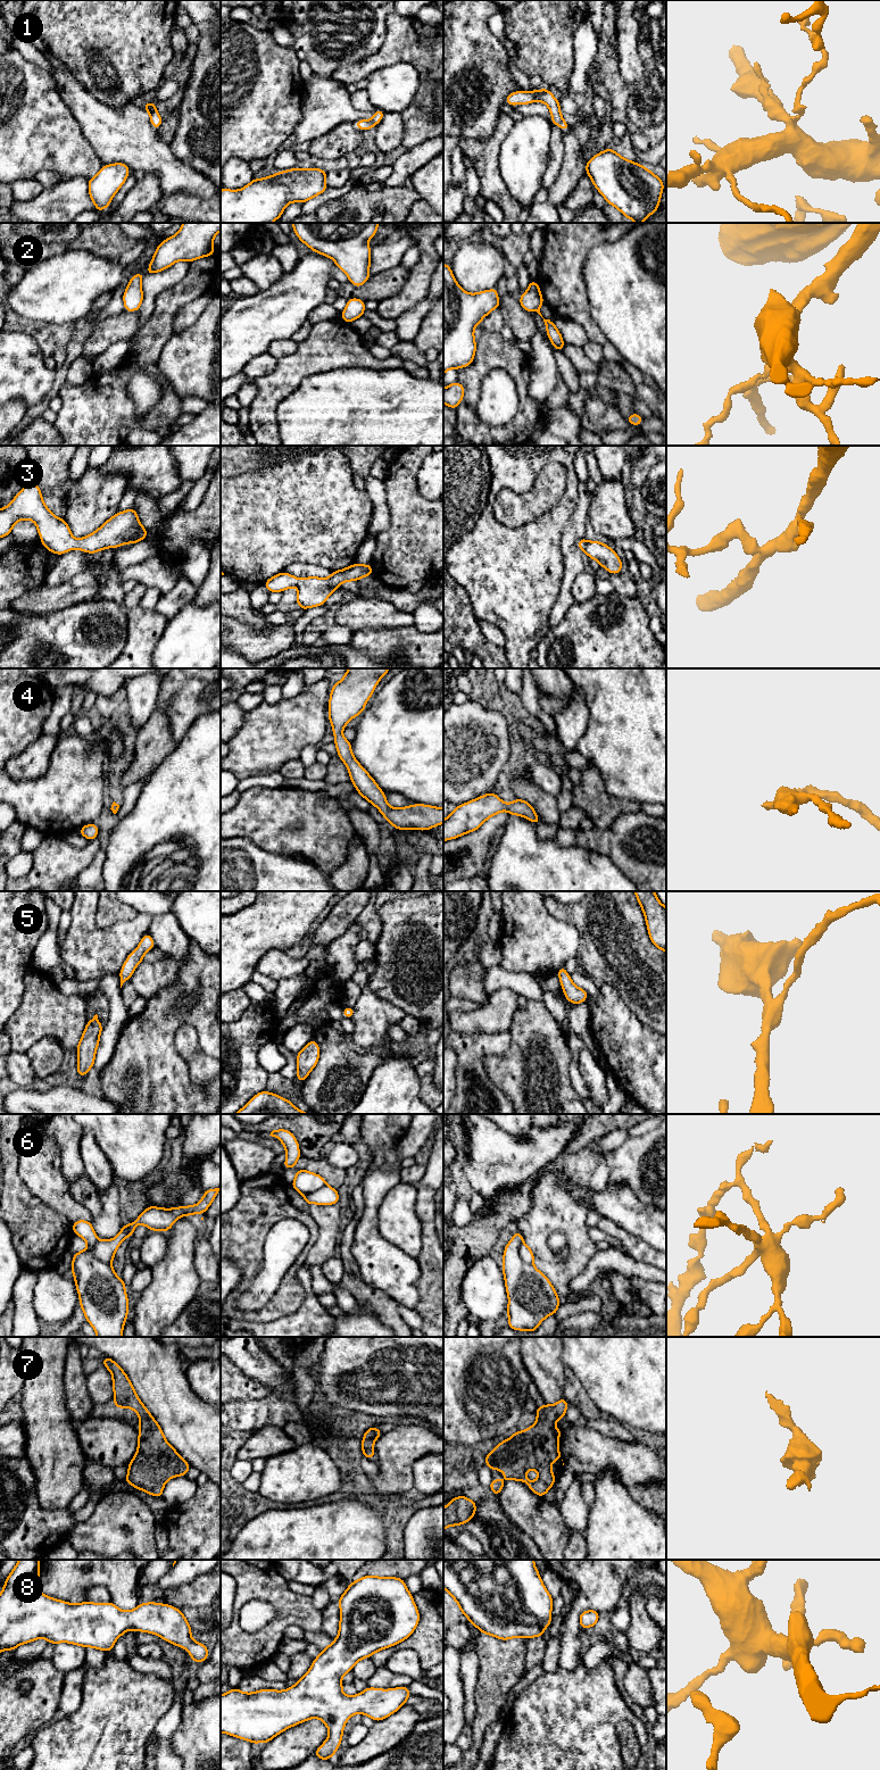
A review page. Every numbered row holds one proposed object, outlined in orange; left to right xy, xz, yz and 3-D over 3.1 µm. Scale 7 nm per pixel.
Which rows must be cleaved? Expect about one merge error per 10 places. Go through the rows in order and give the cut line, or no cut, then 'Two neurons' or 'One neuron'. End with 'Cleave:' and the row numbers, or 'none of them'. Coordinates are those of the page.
1: No split. One neuron
2: No split. One neuron
3: No split. One neuron
4: No split. One neuron
5: No split. One neuron
6: No split. One neuron
7: No split. One neuron
8: No split. One neuron
Cleave: none of them

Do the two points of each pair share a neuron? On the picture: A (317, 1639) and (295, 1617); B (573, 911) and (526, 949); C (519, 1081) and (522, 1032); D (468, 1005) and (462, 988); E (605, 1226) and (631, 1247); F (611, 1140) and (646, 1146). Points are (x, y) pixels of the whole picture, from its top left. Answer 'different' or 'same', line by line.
A: different
B: different
C: same
D: different
E: same
F: different

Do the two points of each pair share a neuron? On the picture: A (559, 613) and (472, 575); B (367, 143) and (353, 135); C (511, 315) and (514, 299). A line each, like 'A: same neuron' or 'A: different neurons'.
A: different neurons
B: different neurons
C: same neuron

